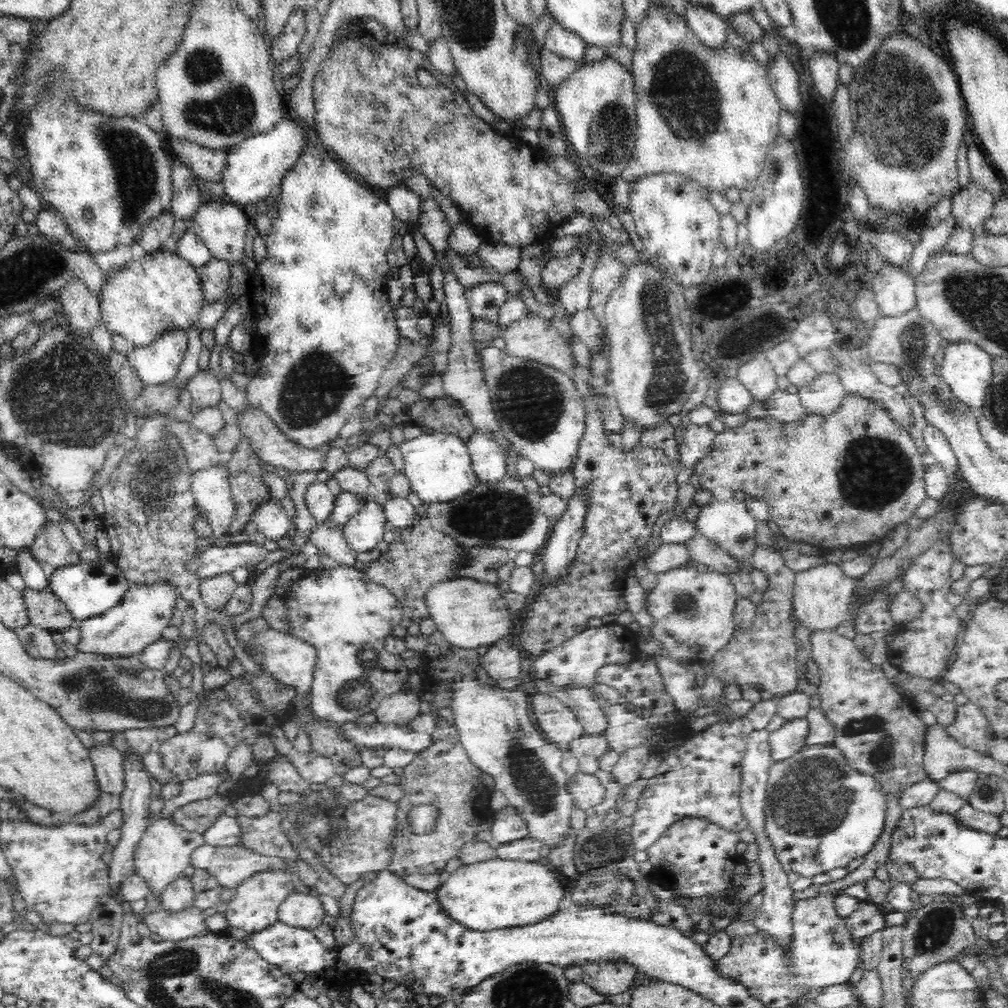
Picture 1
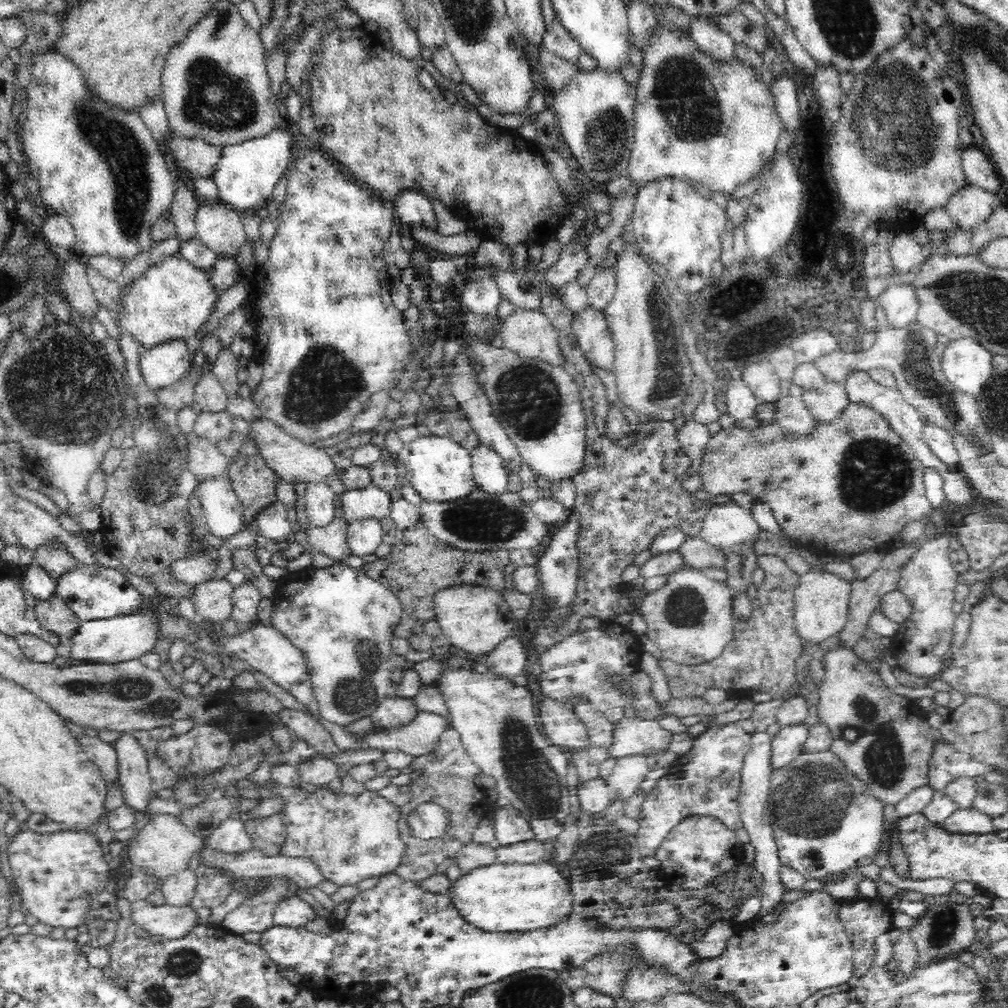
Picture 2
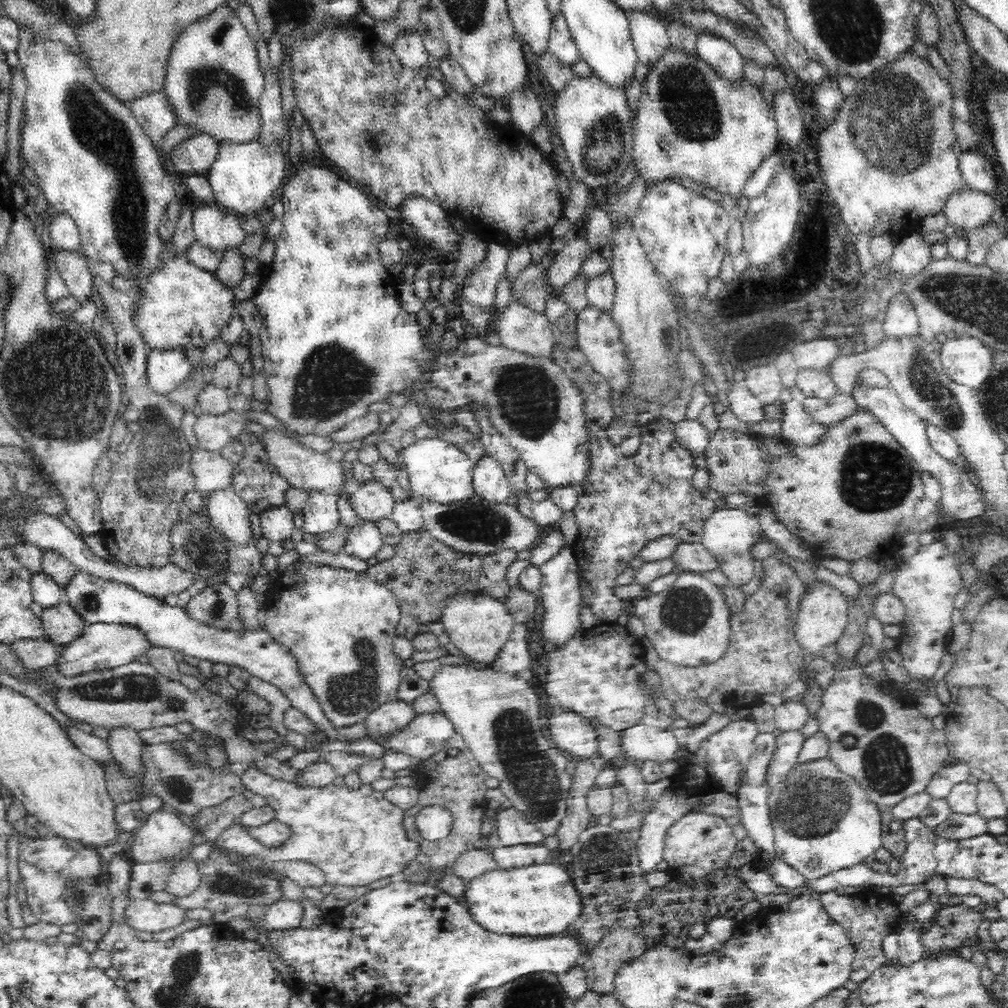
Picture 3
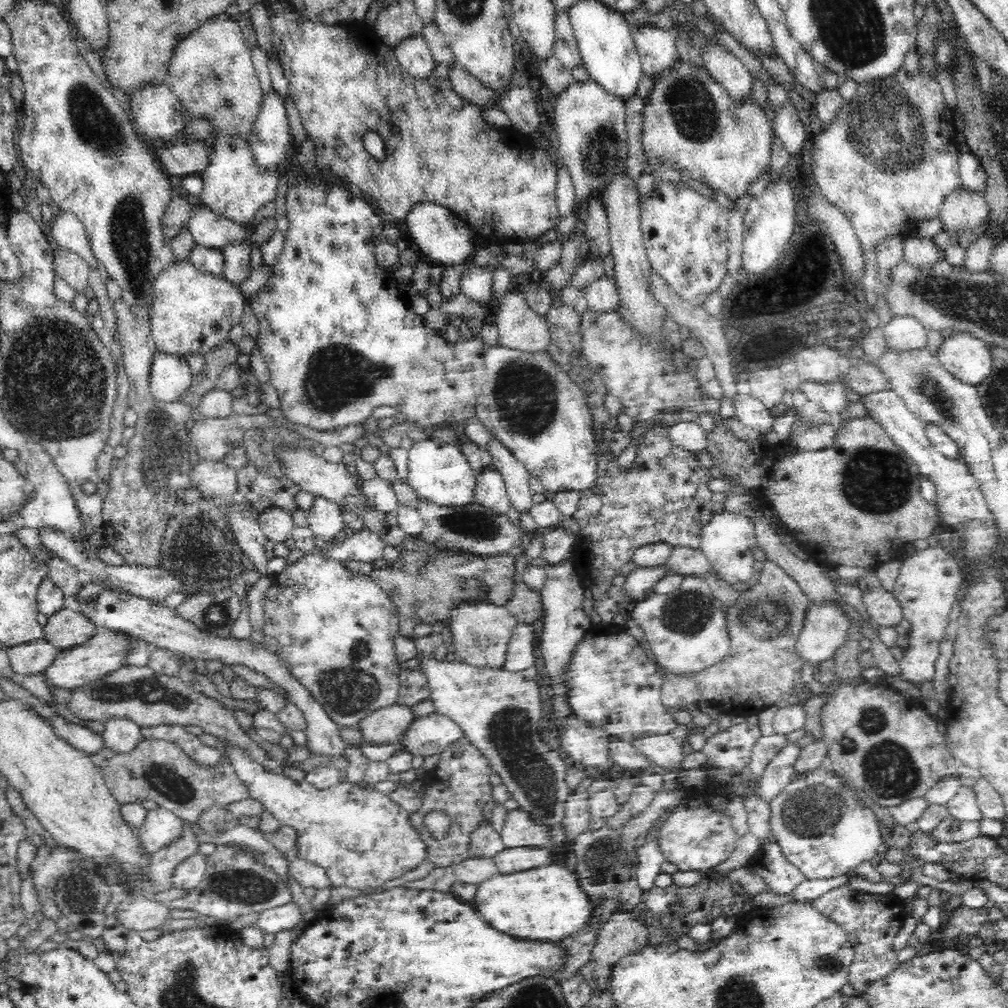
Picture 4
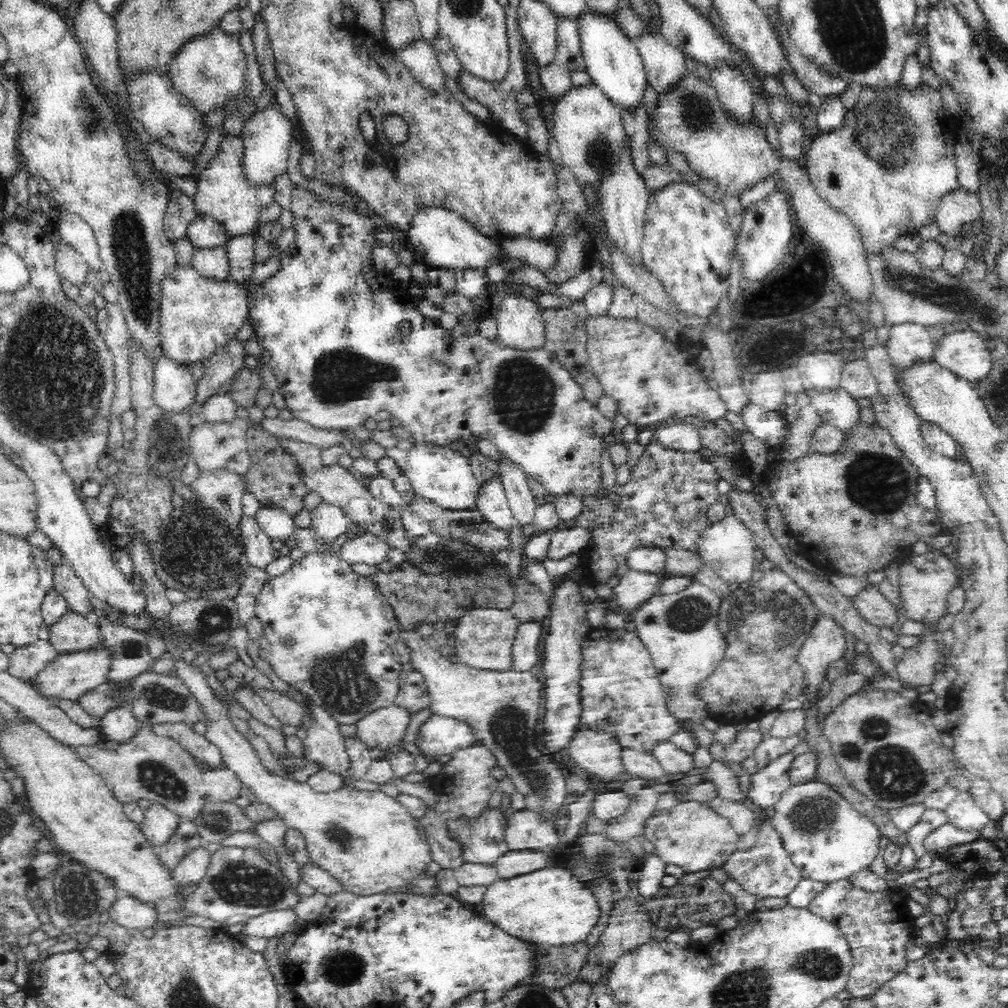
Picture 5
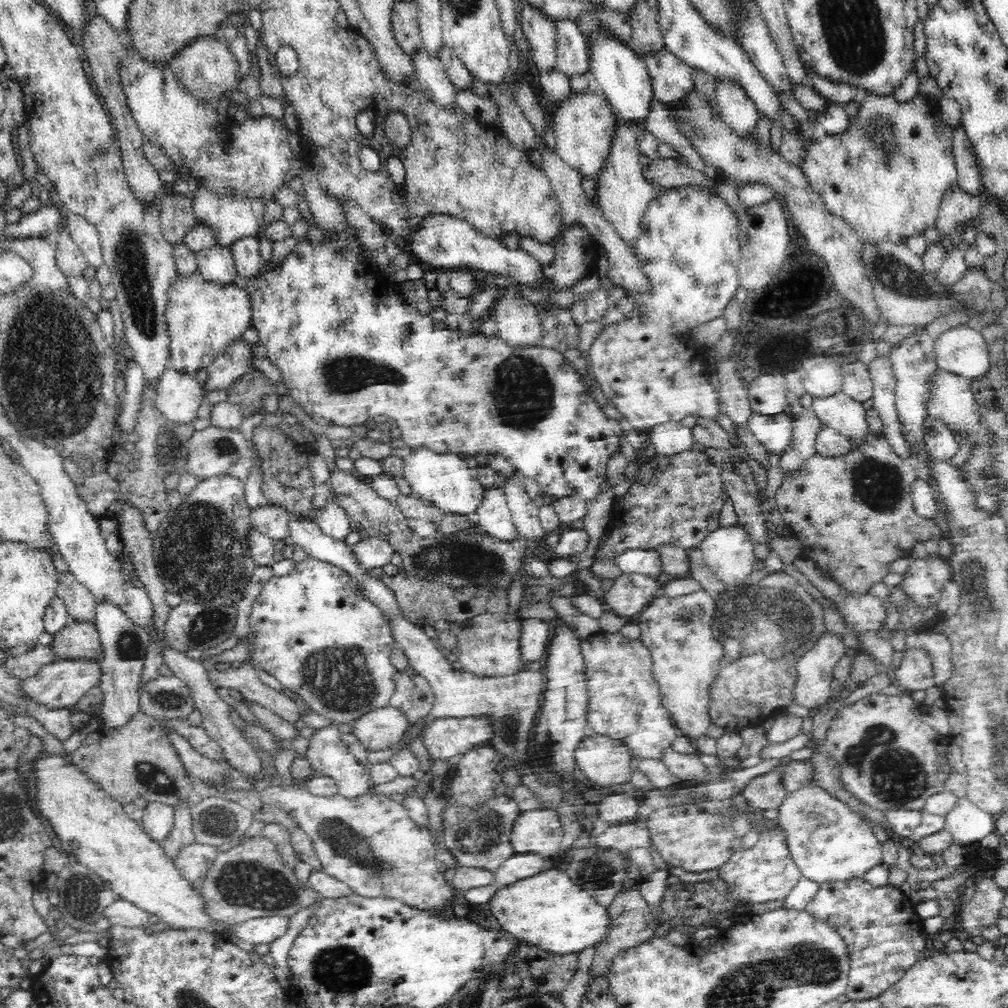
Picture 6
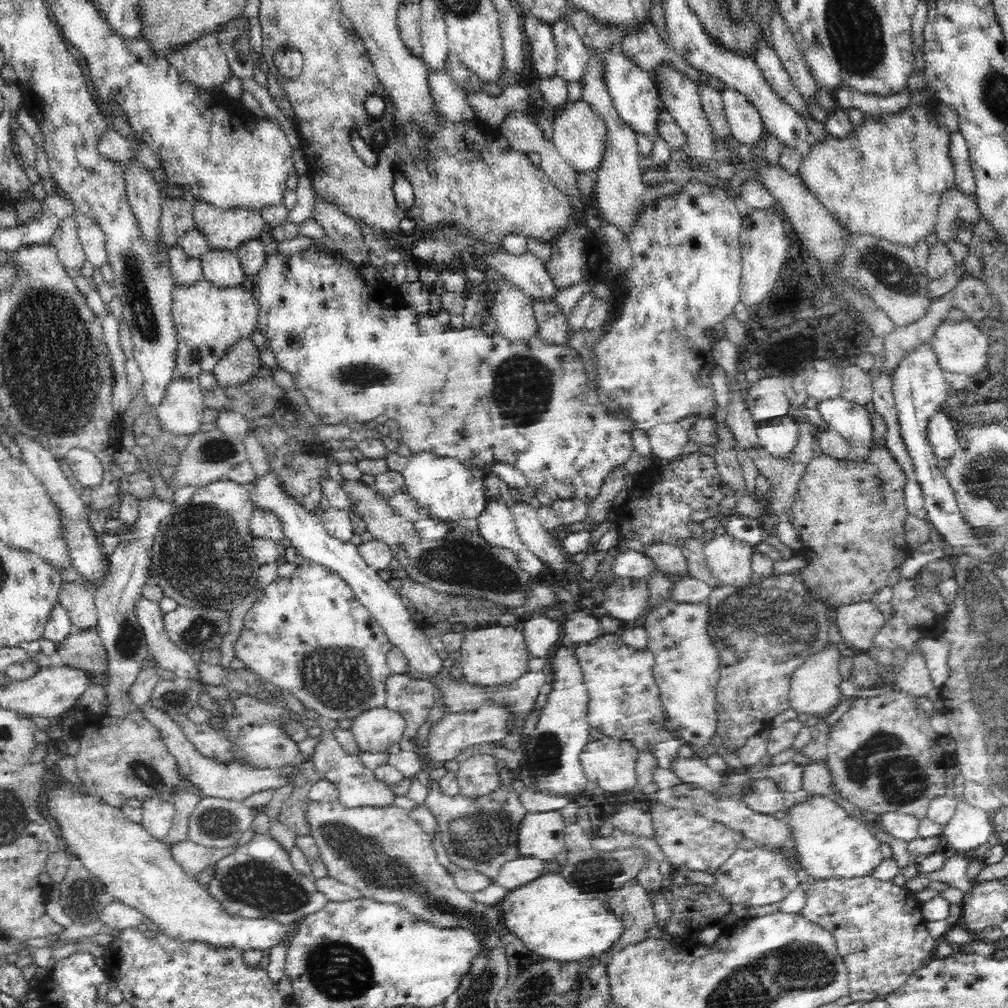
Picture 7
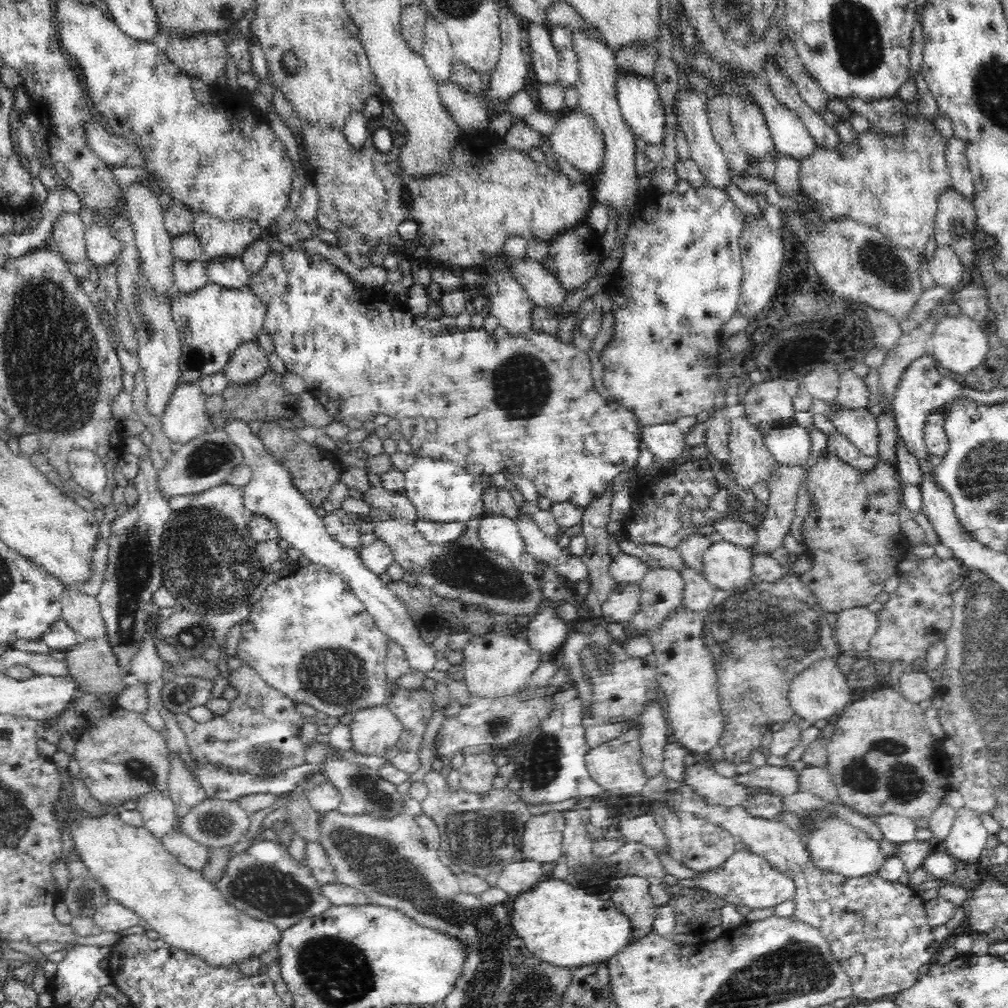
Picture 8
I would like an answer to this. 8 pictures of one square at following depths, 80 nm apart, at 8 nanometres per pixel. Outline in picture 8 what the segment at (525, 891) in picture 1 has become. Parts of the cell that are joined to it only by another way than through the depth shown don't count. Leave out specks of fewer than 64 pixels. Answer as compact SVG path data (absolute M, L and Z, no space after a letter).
M550 875L507 904L517 936L536 958L556 967L576 969L607 964L636 940L630 917L611 899L602 900L583 888L576 888Z

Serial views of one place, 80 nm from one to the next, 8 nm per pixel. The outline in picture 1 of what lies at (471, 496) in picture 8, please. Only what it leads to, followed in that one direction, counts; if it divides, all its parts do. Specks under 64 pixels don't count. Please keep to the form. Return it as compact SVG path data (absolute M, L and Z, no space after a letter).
M422 433L416 438L405 439L398 451L403 457L402 473L408 478L411 491L420 497L422 504L456 500L480 484L467 445L452 434Z

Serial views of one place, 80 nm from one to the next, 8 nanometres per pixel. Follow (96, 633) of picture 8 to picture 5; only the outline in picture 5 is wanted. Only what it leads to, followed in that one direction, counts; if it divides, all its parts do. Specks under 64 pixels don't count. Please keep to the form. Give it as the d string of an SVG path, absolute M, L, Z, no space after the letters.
M66 563L54 568L54 586L66 600L69 612L86 618L93 618L95 608L91 593L79 576Z

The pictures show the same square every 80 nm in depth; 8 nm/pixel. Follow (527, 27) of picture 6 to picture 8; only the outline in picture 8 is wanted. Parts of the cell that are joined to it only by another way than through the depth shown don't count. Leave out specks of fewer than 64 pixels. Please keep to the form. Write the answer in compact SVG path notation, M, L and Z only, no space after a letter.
M530 24L530 46L532 47L532 68L541 86L559 84L559 59L550 32L543 25Z

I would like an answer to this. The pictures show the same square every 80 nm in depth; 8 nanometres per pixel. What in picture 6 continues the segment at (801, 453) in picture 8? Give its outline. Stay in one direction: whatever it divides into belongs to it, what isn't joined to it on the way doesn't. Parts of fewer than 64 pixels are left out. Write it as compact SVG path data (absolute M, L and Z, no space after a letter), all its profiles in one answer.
M752 412L748 428L756 436L756 440L766 448L768 454L782 456L792 438L793 419L794 416L788 413L760 416Z

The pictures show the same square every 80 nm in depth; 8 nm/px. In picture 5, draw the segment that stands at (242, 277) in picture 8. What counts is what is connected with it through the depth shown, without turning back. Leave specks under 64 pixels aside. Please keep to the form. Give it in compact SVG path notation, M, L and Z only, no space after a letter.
M225 245L214 248L195 248L193 268L204 278L216 282L228 281L231 278L230 259Z

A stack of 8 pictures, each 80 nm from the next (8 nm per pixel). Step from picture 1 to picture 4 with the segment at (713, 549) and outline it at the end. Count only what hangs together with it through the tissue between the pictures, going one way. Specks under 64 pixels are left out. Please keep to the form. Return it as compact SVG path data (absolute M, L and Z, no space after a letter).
M672 547L665 566L669 574L680 574L685 577L700 576L703 572L713 570L700 548Z

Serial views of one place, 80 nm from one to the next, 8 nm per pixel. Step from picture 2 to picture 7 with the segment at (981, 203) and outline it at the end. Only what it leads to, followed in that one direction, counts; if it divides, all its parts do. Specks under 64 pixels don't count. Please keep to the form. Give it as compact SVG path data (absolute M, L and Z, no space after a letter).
M948 189L941 196L937 208L935 233L939 242L945 244L955 236L955 230L970 228L980 220L980 213L973 195L965 195L960 190Z

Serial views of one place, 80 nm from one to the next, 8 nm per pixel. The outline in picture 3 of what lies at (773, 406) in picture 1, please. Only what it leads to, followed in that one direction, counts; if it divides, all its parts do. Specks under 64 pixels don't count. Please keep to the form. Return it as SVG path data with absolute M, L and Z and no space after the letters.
M792 399L782 403L781 434L796 446L818 446L824 440L826 428L826 425L815 424L809 419L802 402Z

